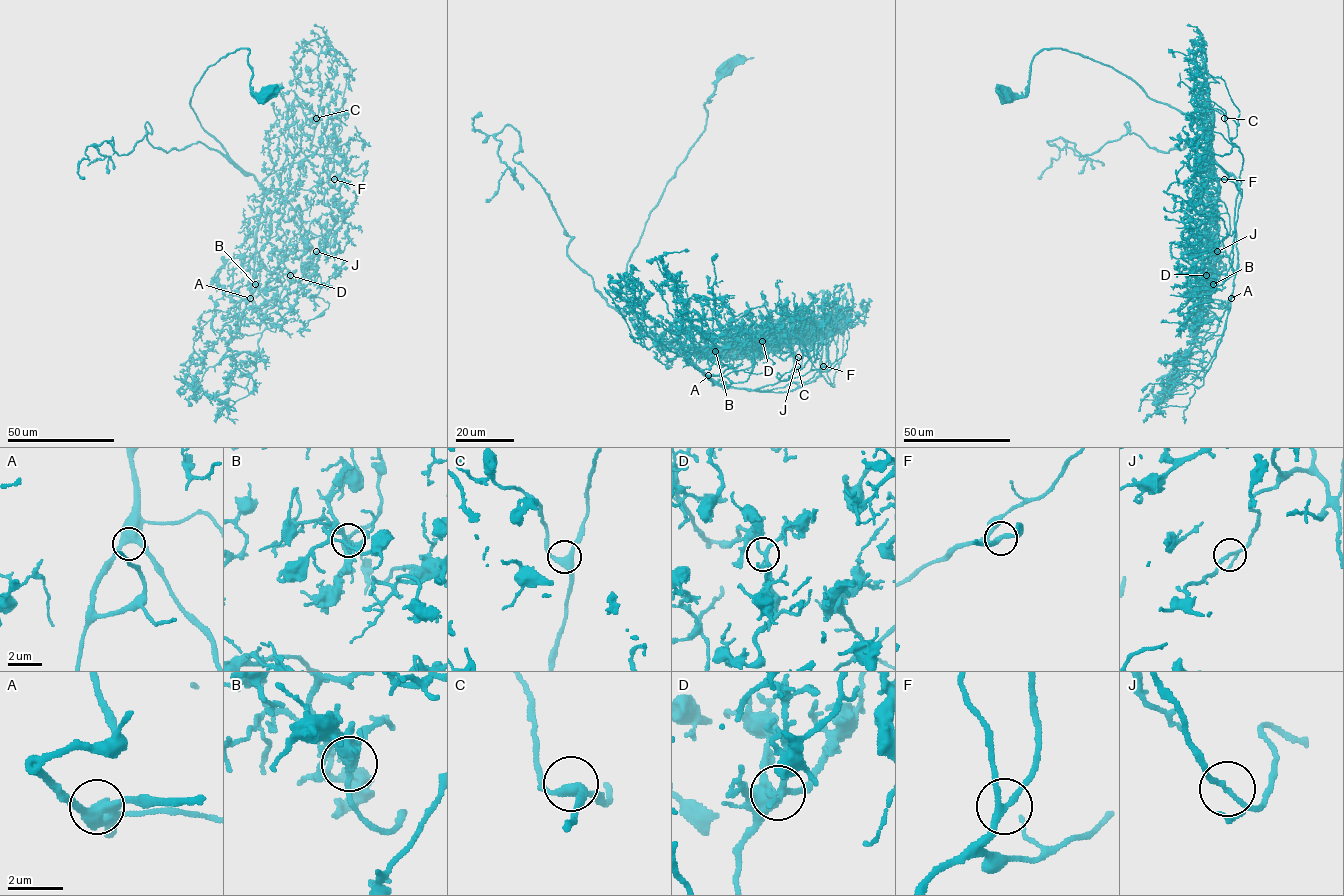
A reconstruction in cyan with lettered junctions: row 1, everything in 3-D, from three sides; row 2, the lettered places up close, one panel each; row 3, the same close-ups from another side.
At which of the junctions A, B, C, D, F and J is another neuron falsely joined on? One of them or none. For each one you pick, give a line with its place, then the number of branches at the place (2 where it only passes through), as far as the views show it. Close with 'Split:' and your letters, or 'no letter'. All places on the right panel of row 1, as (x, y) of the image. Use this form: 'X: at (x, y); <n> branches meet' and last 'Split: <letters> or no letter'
Split: no letter

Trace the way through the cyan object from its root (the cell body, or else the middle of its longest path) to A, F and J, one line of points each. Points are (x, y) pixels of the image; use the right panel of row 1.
A: (1005, 96), (1027, 94), (1040, 50), (1064, 49), (1189, 113), (1238, 187), (1231, 298)
F: (1005, 96), (1027, 94), (1040, 50), (1088, 56), (1189, 113), (1242, 195), (1224, 179)
J: (1005, 96), (1027, 94), (1040, 50), (1064, 49), (1189, 113), (1242, 196), (1232, 234), (1212, 244), (1217, 251)

